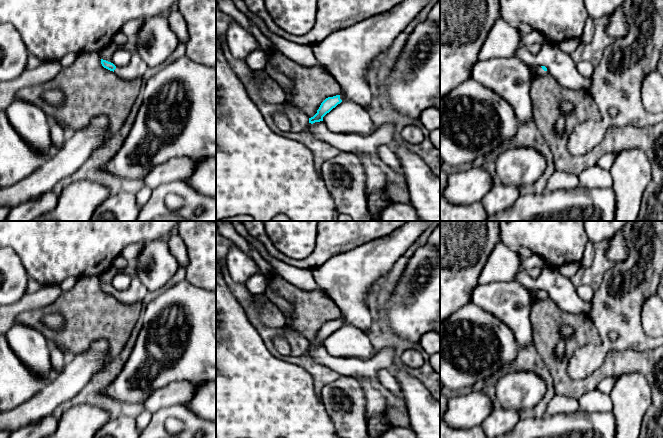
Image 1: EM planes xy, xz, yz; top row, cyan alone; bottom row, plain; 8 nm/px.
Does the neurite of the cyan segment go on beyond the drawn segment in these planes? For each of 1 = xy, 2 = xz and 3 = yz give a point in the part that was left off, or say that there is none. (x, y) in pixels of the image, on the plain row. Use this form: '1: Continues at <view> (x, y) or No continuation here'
1: Continues at xy (136, 292)
2: Continues at xz (346, 279)
3: Continues at yz (539, 294)

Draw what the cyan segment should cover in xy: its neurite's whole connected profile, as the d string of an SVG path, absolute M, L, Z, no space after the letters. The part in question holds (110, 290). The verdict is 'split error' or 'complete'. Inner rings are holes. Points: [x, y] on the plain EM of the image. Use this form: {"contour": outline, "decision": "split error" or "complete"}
{"contour": "M137 277L132 278L129 288L124 291L117 291L113 287L103 283L101 283L101 288L104 292L113 295L118 301L128 305L142 302L149 292L146 286Z", "decision": "split error"}

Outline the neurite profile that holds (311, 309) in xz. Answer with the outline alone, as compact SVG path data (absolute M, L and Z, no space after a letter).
M276 273L269 278L269 286L274 294L293 306L292 319L286 322L285 329L295 331L309 342L317 337L326 322L341 318L337 305L319 289L301 290Z

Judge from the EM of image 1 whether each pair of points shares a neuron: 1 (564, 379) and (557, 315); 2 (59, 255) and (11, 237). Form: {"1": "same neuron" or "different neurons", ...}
{"1": "same neuron", "2": "same neuron"}

